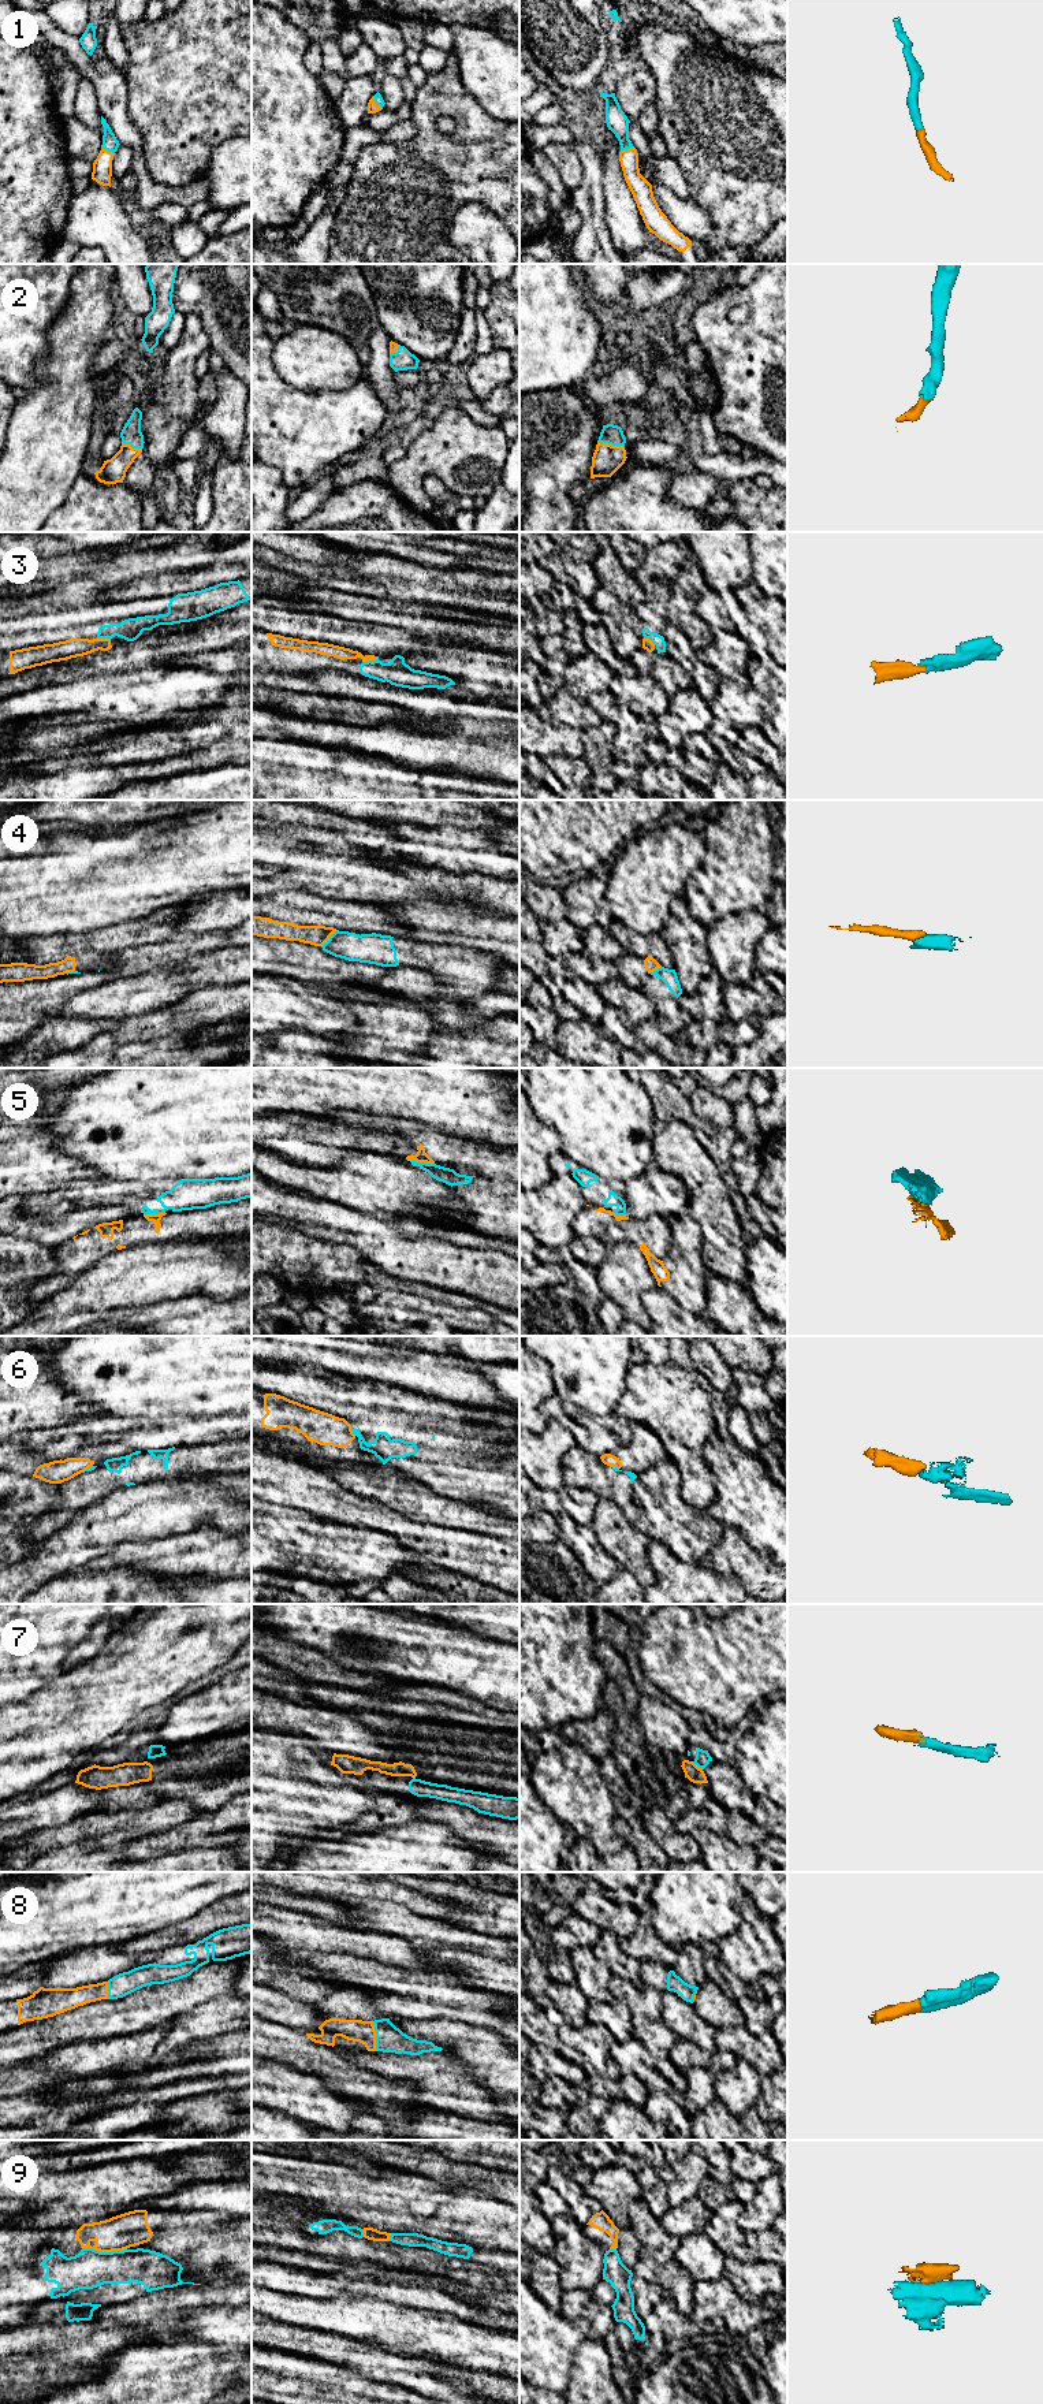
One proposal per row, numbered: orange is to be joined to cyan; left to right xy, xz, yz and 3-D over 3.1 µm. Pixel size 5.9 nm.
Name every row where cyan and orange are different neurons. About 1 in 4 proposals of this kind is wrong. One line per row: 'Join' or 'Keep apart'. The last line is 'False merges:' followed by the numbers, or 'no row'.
1: Join
2: Join
3: Join
4: Keep apart
5: Keep apart
6: Keep apart
7: Join
8: Join
9: Keep apart
False merges: 4, 5, 6, 9

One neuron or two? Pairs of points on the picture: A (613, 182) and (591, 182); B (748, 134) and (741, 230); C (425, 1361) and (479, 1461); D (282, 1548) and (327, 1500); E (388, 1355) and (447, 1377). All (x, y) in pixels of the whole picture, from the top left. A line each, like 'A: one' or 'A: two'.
A: two
B: one
C: two
D: two
E: one

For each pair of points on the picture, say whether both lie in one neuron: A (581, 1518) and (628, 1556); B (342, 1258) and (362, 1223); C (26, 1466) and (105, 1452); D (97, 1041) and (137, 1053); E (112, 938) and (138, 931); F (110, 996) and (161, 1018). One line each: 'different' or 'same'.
A: different
B: different
C: same
D: different
E: same
F: different

